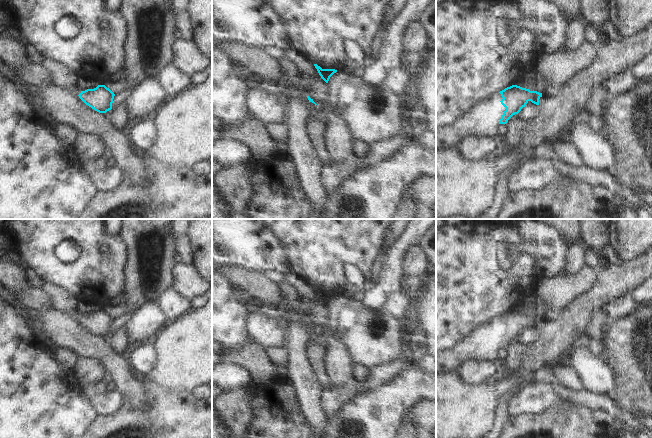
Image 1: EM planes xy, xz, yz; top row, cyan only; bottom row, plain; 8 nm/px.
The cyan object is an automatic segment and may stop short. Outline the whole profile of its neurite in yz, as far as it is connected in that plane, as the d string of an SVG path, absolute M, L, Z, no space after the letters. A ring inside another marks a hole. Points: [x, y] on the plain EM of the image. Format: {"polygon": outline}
{"polygon": "M512 309L486 325L480 325L455 346L436 352L436 376L455 371L466 361L496 362L500 348L506 348L531 325L542 328L542 317Z"}

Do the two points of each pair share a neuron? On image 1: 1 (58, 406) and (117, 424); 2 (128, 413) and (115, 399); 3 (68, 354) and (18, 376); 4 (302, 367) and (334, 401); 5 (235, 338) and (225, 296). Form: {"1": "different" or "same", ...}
{"1": "different", "2": "different", "3": "different", "4": "different", "5": "same"}

